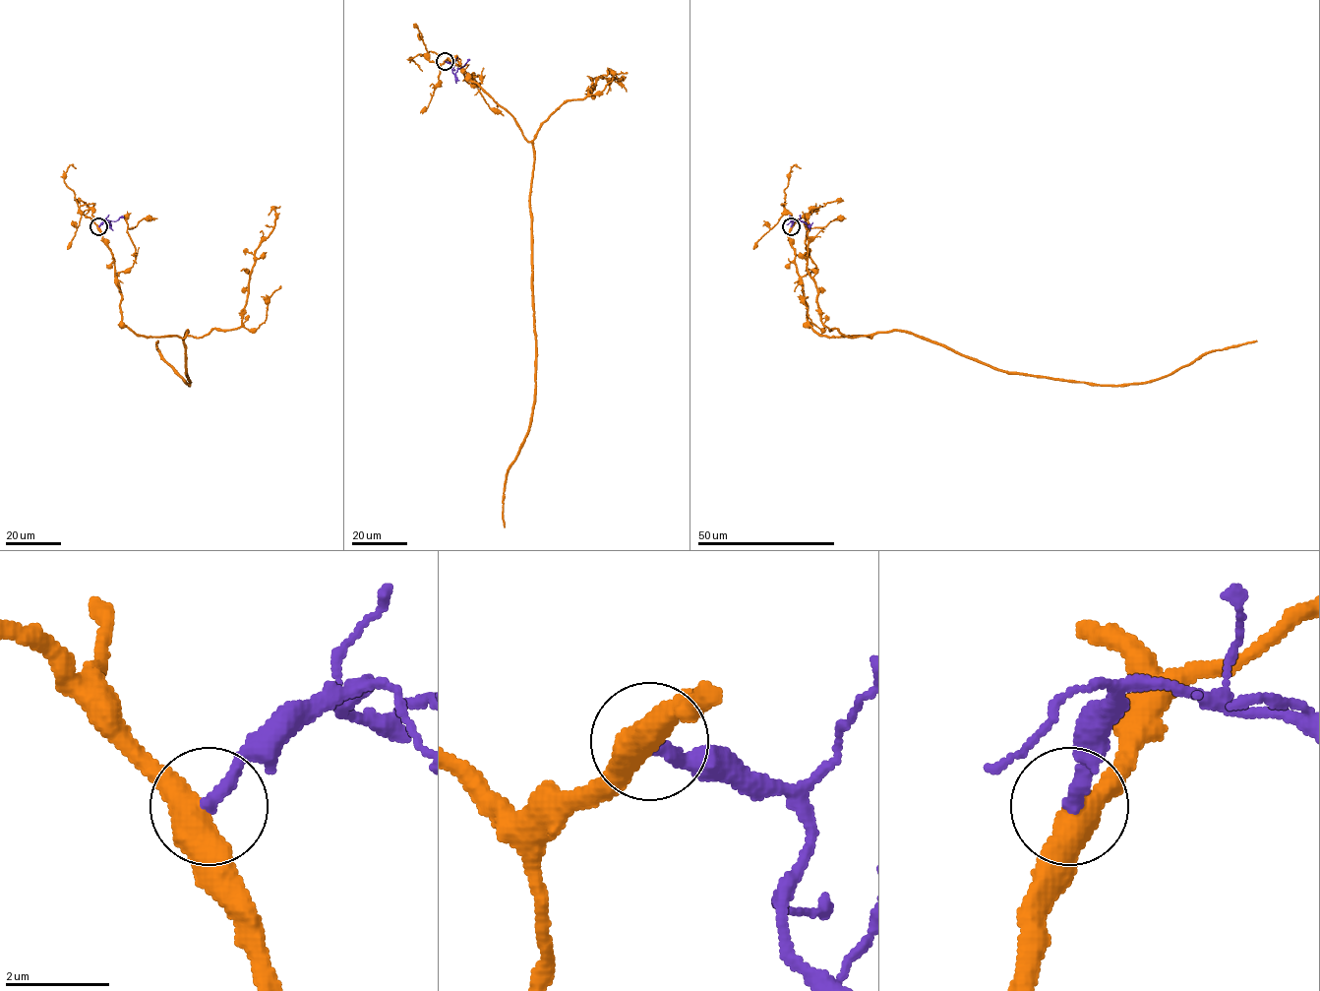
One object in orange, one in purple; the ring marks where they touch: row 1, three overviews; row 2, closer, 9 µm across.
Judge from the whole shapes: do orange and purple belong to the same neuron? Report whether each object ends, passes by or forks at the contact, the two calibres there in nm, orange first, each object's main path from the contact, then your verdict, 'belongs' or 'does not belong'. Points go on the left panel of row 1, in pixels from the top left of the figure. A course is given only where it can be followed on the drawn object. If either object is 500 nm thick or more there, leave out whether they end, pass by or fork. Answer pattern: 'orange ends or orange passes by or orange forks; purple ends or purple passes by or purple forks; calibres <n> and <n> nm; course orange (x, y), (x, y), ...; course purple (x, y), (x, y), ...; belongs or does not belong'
calibres 500 and 280 nm; course orange (98, 226), (113, 259), (122, 322), (147, 337), (183, 338), (187, 331), (189, 385), (160, 355), (158, 340); course purple (98, 226), (106, 219), (117, 220), (123, 216); does not belong

